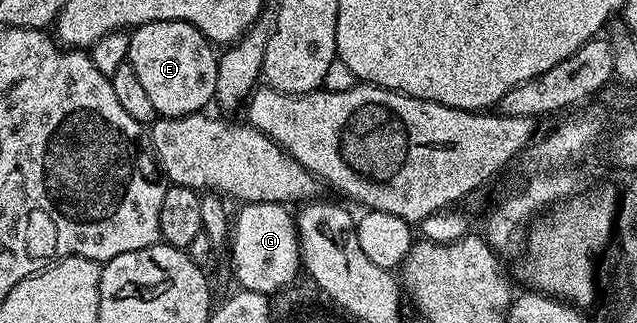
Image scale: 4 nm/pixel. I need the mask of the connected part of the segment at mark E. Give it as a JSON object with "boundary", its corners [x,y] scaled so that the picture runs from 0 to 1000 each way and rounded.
{"boundary":[[[242,62],[235,74],[212,84],[201,105],[201,192],[226,263],[246,356],[254,365],[278,365],[316,350],[320,328],[334,325],[342,260],[342,167],[334,133],[311,87],[281,62]]]}

